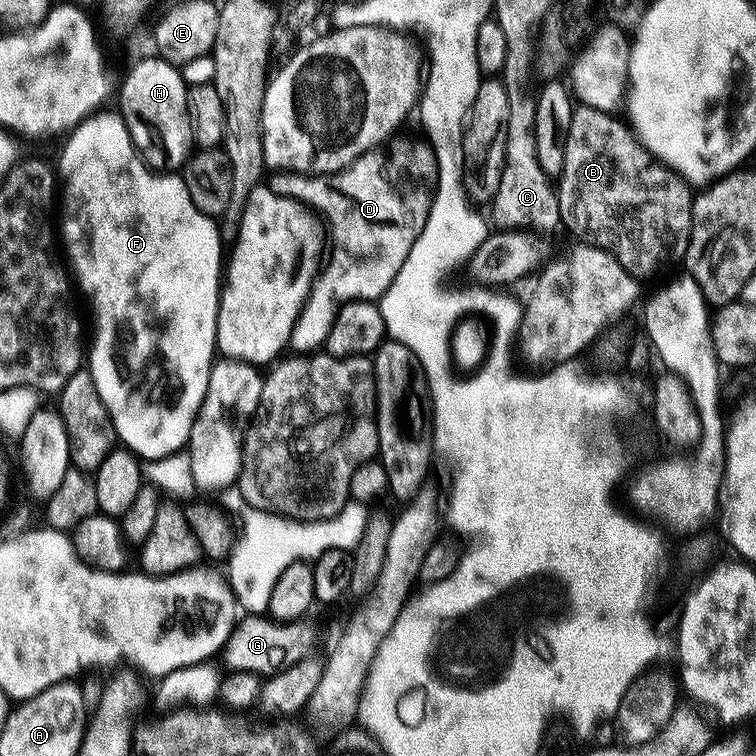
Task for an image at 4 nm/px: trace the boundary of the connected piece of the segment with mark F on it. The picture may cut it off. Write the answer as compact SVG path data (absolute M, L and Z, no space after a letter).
M100 110L87 116L82 123L71 129L67 137L69 140L65 142L64 149L60 152L58 176L62 181L62 188L64 184L64 221L61 224L59 221L58 232L59 235L60 232L64 235L62 248L63 251L64 248L68 251L67 263L70 265L71 275L78 288L78 283L80 283L81 290L92 299L92 312L96 315L96 337L92 340L92 353L89 356L87 353L86 356L87 371L92 373L94 386L98 386L98 394L110 414L119 443L143 461L156 460L163 456L174 455L187 445L188 436L192 432L192 424L204 401L210 370L218 352L216 315L220 309L222 287L222 258L220 262L222 237L217 221L213 217L202 214L202 210L194 206L190 198L190 190L186 190L183 179L176 174L161 174L149 168L144 157L132 145L132 139L122 117L115 111L104 111Z

